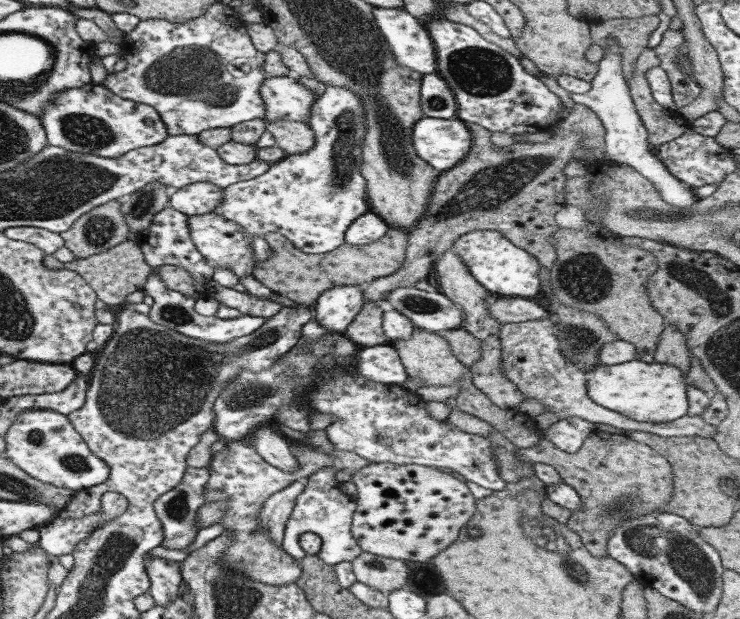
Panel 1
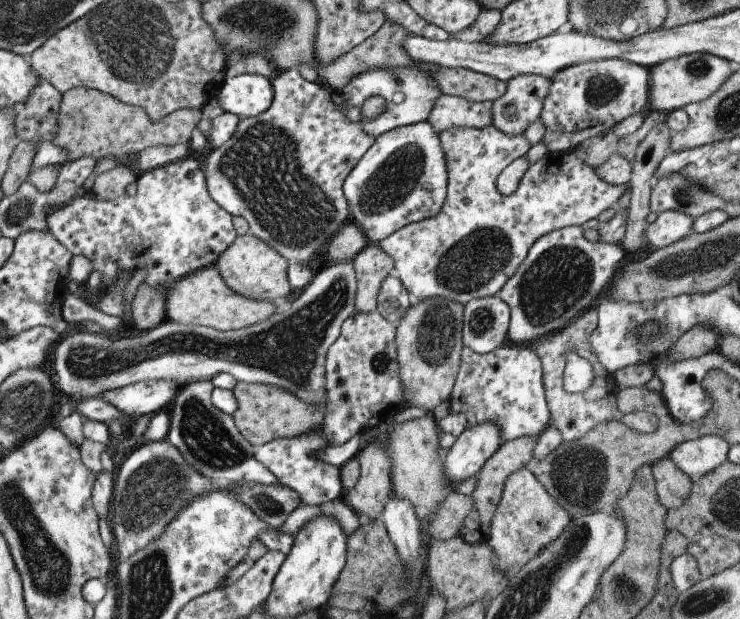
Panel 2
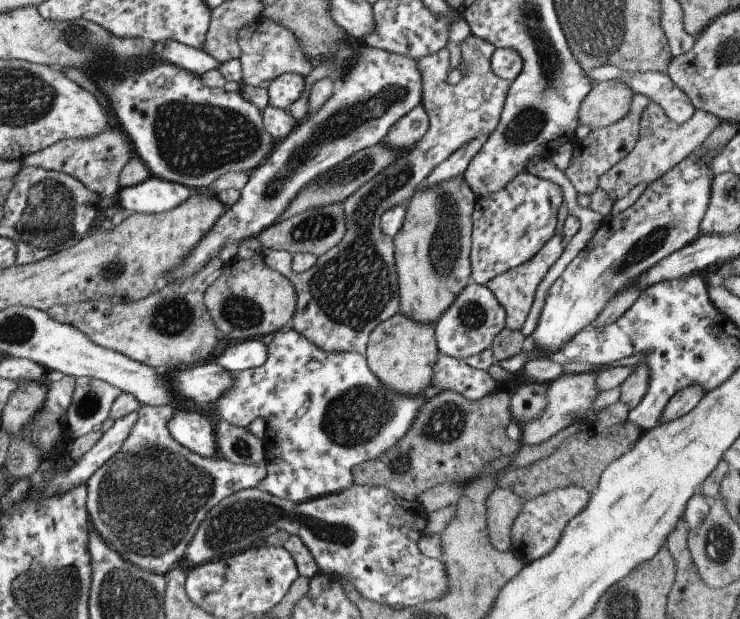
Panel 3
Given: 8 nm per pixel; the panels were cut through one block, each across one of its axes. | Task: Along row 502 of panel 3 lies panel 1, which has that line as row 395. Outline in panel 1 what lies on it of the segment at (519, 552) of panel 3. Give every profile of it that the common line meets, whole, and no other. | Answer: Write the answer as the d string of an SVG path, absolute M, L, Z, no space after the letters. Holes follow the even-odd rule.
M552 318L528 322L504 324L500 327L502 360L501 369L504 376L512 382L524 398L533 398L548 412L558 418L578 417L592 424L608 424L619 428L625 433L629 431L644 431L663 437L702 436L712 439L717 433L717 425L708 424L701 416L682 416L669 423L650 424L632 420L619 412L608 410L596 404L588 397L587 375L560 351L560 339L556 336L556 328Z

